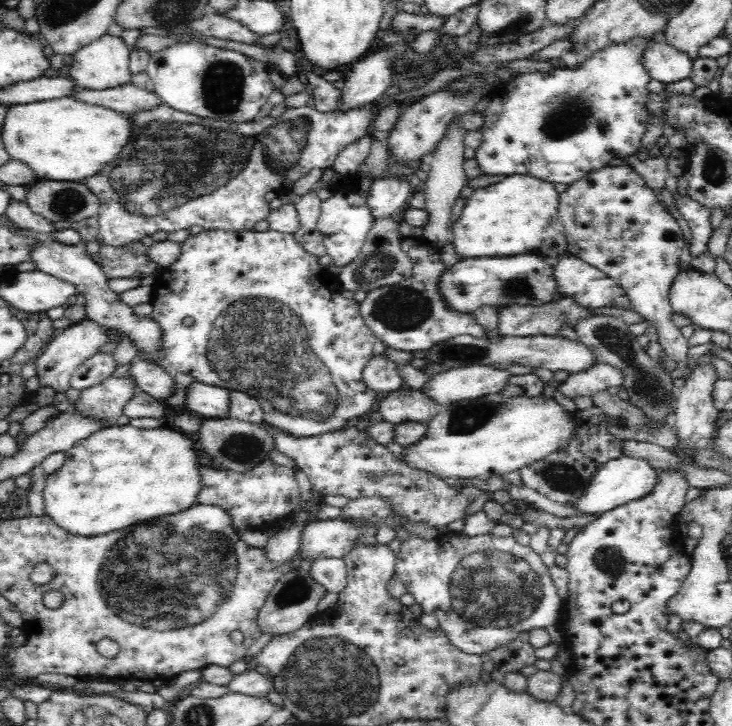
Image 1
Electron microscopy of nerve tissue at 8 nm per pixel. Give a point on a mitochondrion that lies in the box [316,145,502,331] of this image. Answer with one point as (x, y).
(380, 263)

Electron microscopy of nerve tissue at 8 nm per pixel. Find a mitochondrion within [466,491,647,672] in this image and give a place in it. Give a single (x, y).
(606, 559)

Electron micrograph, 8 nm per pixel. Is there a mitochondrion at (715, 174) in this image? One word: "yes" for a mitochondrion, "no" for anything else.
yes

